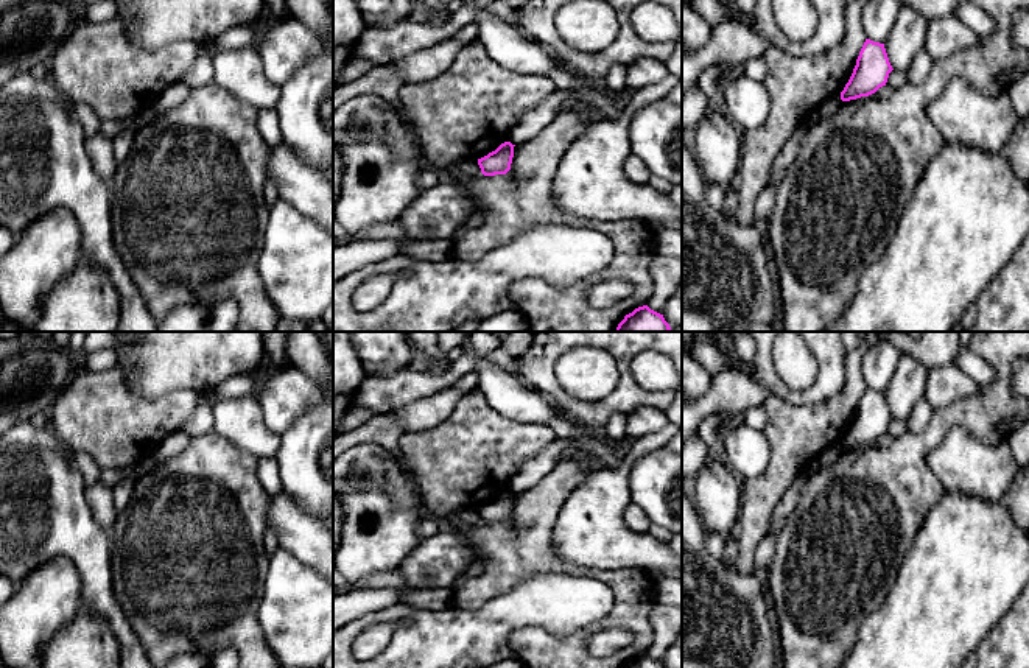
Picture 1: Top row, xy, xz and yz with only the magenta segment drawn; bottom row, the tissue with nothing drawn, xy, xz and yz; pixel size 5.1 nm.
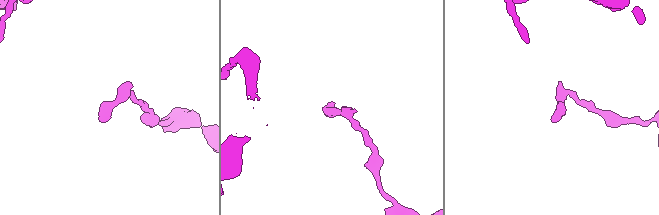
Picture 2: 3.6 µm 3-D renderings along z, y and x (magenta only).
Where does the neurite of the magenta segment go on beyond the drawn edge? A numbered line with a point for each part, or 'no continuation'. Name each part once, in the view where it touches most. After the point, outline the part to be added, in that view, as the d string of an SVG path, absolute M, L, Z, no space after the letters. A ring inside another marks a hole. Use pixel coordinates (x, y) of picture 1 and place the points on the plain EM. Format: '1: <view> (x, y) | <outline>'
no continuation

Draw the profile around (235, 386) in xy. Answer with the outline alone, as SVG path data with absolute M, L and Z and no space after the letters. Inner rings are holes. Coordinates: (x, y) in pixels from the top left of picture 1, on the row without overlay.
M262 366L251 374L235 375L223 383L213 386L207 394L207 400L213 405L223 399L237 399L246 394L252 394L255 383L258 380L258 372Z

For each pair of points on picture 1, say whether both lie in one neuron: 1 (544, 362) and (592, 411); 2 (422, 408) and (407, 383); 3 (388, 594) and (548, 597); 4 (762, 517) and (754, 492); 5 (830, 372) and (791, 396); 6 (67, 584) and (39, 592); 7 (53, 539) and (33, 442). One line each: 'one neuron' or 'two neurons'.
1: one neuron
2: two neurons
3: two neurons
4: one neuron
5: one neuron
6: one neuron
7: one neuron

